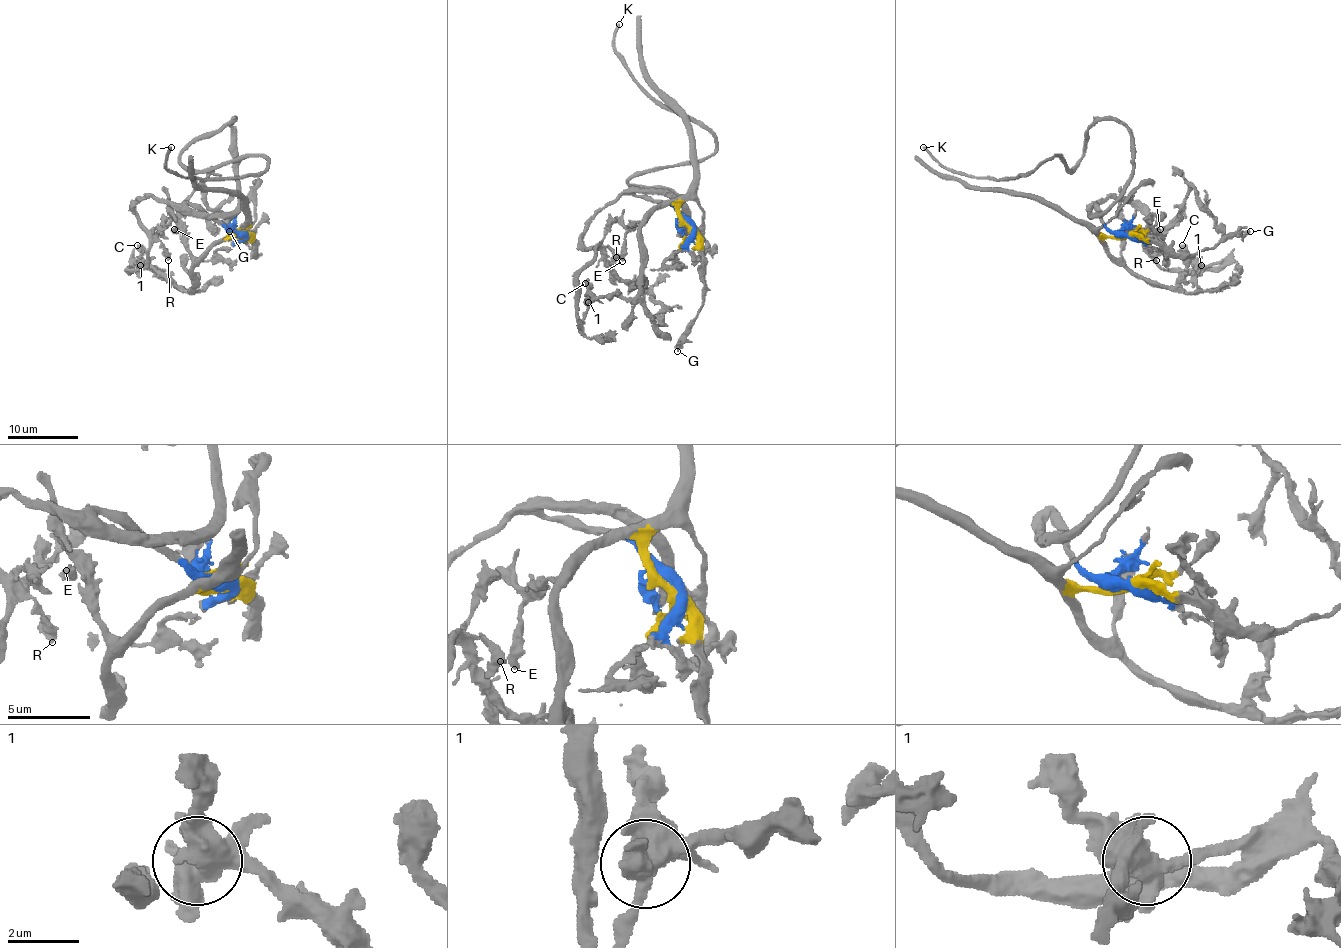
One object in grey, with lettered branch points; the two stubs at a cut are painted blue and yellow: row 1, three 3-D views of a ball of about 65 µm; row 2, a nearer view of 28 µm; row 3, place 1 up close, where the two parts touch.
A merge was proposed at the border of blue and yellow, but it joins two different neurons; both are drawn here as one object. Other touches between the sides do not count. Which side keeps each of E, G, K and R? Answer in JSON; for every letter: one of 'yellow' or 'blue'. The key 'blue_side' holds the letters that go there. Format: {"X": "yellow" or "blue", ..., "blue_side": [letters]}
{"E": "yellow", "G": "yellow", "K": "blue", "R": "blue", "blue_side": ["K", "R"]}

